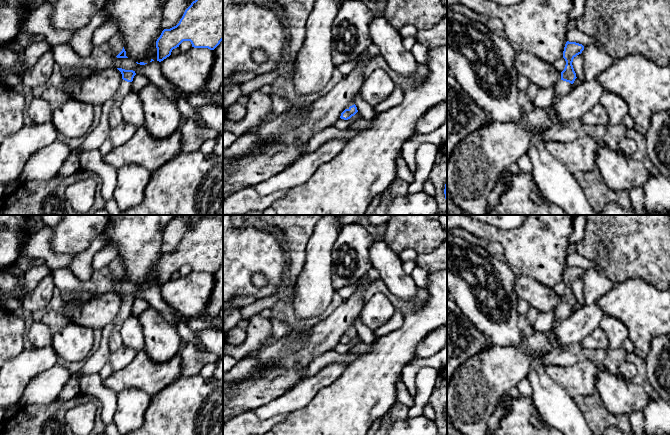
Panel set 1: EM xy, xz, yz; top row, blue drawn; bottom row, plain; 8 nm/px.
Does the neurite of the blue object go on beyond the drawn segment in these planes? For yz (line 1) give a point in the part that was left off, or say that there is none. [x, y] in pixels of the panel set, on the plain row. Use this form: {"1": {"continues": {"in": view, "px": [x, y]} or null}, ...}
{"1": {"continues": {"in": "yz", "px": [562, 311]}}}

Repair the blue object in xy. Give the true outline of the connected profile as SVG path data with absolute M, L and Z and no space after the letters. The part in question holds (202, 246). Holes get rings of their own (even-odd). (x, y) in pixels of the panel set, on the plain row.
M203 215L185 234L179 247L164 253L156 265L157 285L171 279L183 265L214 274L223 264L223 215Z

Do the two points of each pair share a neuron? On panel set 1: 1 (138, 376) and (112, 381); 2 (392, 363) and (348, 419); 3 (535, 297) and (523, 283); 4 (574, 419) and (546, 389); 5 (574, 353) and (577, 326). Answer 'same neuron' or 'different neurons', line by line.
1: same neuron
2: same neuron
3: same neuron
4: same neuron
5: different neurons

